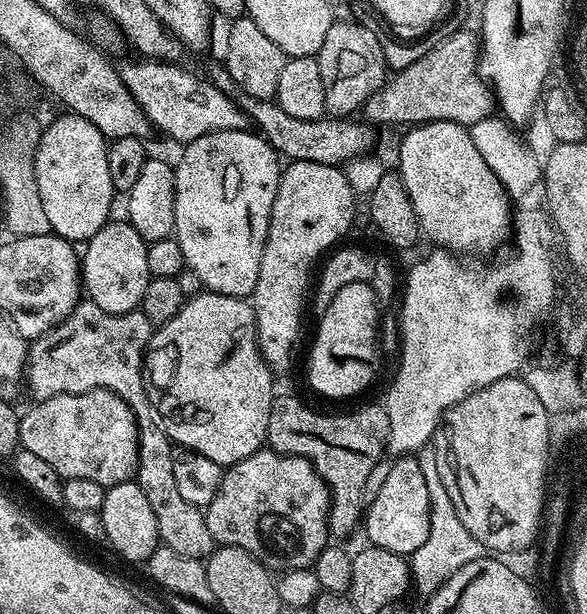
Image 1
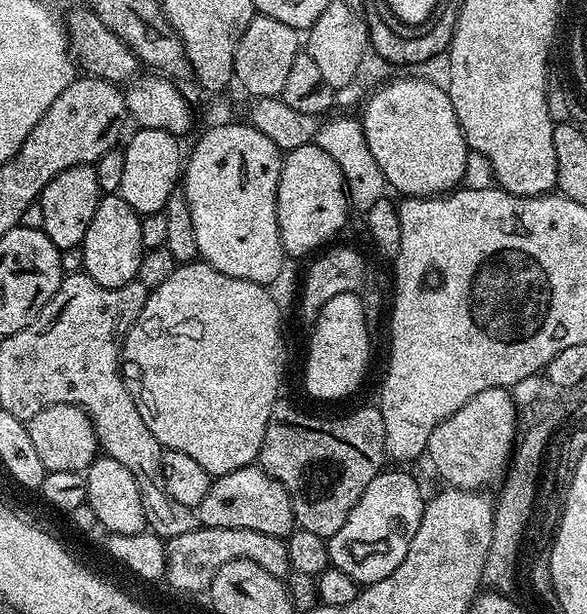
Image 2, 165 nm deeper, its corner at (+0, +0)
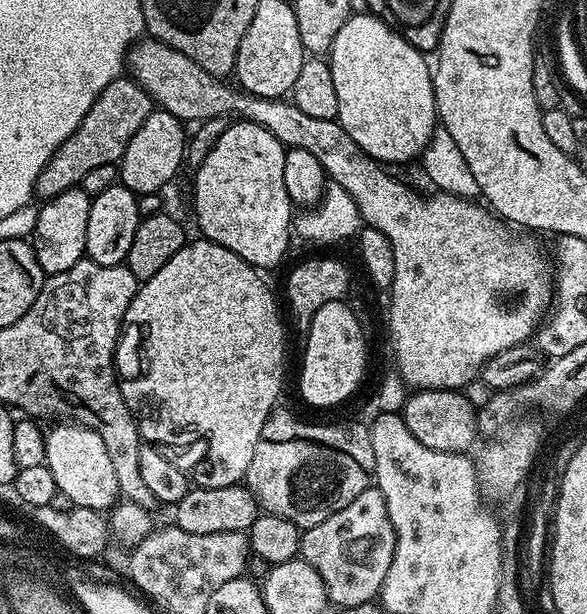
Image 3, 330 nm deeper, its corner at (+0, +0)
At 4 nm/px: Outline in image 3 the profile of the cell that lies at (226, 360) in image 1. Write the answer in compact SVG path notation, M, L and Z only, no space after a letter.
M199 238L189 239L154 274L154 278L143 281L137 287L134 298L124 315L124 327L120 334L120 341L116 343L116 375L120 386L120 393L126 406L136 419L140 431L141 441L157 446L169 444L172 448L184 448L195 440L205 440L208 443L208 457L201 468L191 469L190 476L198 488L217 488L241 483L248 475L250 458L254 458L254 446L258 446L258 438L262 434L262 426L266 418L277 407L276 399L284 388L284 324L280 321L280 308L276 305L276 296L268 289L268 284L263 280L257 269L251 268L245 260L238 258L234 250L226 250L226 246L216 244L213 240Z

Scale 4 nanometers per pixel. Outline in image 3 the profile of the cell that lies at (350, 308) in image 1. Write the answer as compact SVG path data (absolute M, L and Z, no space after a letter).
M326 302L310 322L304 344L304 365L300 368L300 396L316 408L332 408L348 400L364 380L364 367L368 364L366 332L359 325L348 302Z

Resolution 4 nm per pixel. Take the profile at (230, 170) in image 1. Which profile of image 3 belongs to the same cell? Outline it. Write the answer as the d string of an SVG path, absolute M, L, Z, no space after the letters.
M244 118L241 124L236 122L229 123L227 130L218 138L218 142L214 142L214 146L210 150L210 154L206 154L206 158L195 169L196 180L194 179L194 220L200 223L200 228L207 239L213 240L216 244L226 246L226 250L234 250L234 254L238 254L238 258L242 258L251 268L257 270L265 270L264 268L276 268L284 260L284 255L288 252L288 239L294 236L294 205L292 199L286 194L286 178L282 178L282 166L284 165L284 153L286 151L283 144L278 142L278 138L274 138L274 134L270 134L270 130L266 130L261 124L255 124L251 119Z

